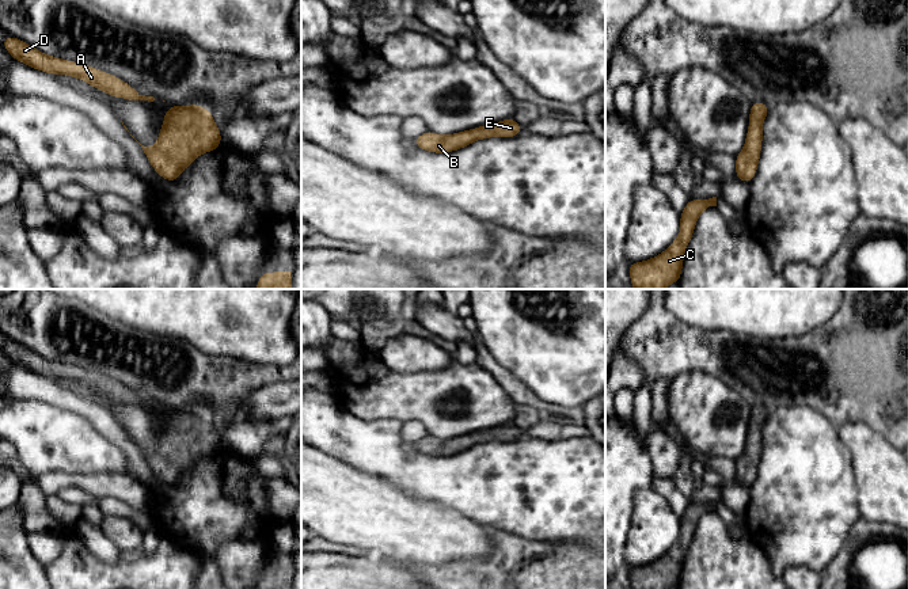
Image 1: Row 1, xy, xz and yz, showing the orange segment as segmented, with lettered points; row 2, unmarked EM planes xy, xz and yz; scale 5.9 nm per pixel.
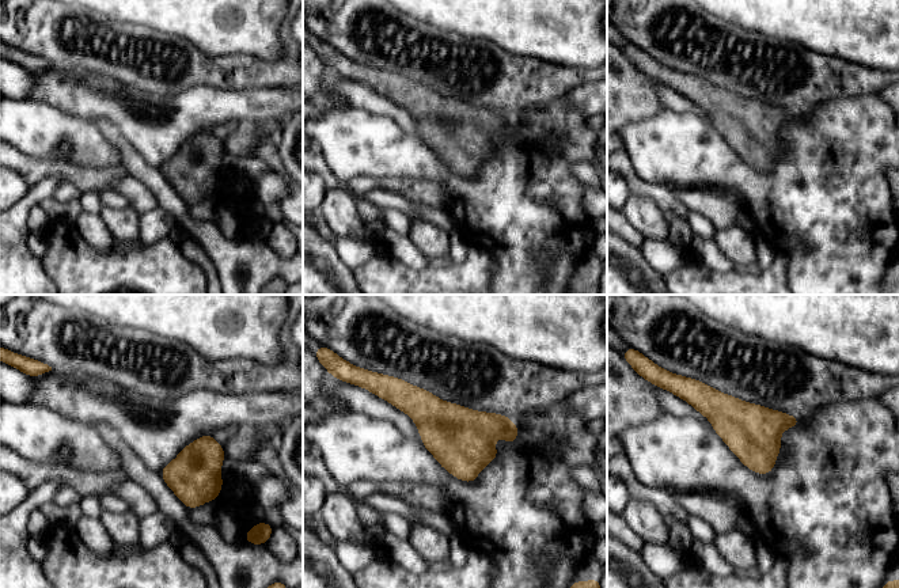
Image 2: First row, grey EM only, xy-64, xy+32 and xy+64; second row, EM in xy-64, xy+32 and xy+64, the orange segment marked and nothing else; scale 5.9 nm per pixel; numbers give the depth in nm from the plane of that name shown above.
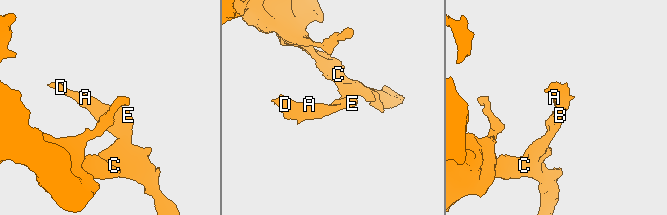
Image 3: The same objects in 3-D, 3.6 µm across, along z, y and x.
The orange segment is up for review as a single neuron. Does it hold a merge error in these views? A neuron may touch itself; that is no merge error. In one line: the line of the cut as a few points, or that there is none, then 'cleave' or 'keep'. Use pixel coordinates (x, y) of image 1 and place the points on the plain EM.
no cut; keep

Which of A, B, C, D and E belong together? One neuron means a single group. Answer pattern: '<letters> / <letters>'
A B C D E

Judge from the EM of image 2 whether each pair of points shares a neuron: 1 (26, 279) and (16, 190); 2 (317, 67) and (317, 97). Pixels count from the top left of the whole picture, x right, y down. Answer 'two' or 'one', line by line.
1: two
2: one

